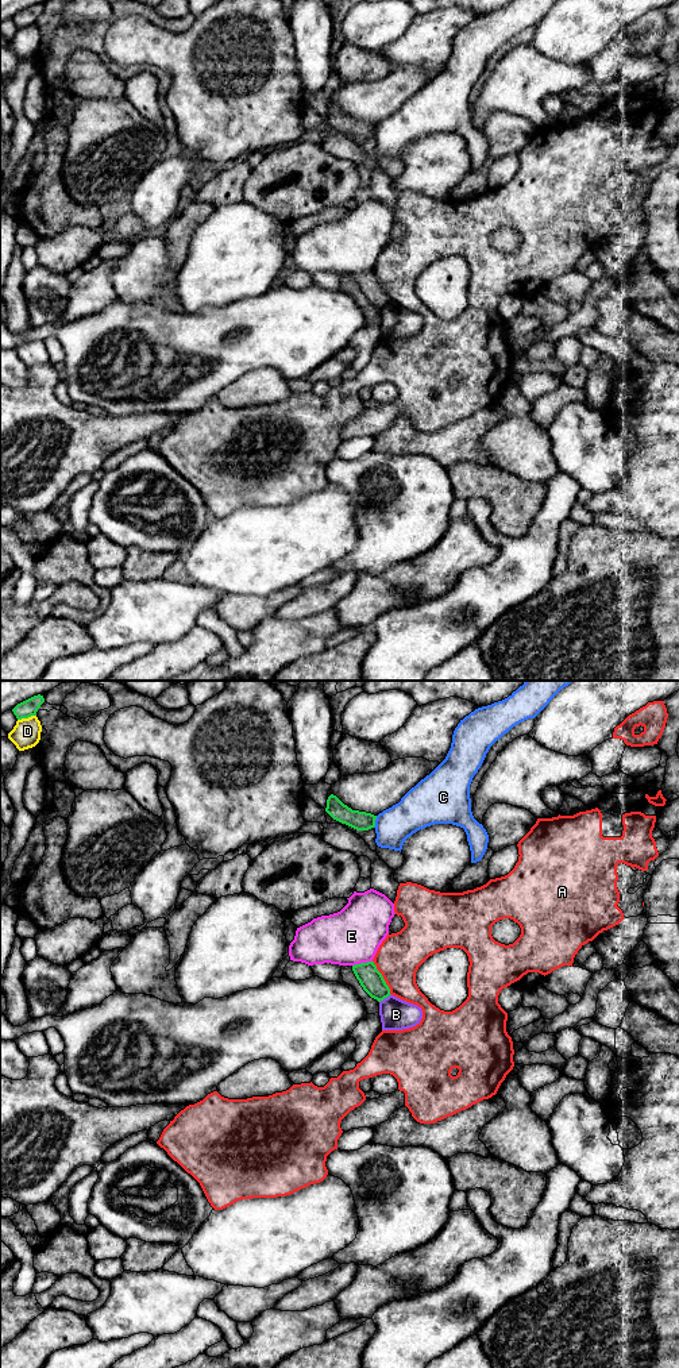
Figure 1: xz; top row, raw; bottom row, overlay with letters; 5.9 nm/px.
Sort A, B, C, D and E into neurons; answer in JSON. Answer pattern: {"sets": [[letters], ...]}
{"sets": [["A"], ["B", "D"], ["C"], ["E"]]}

